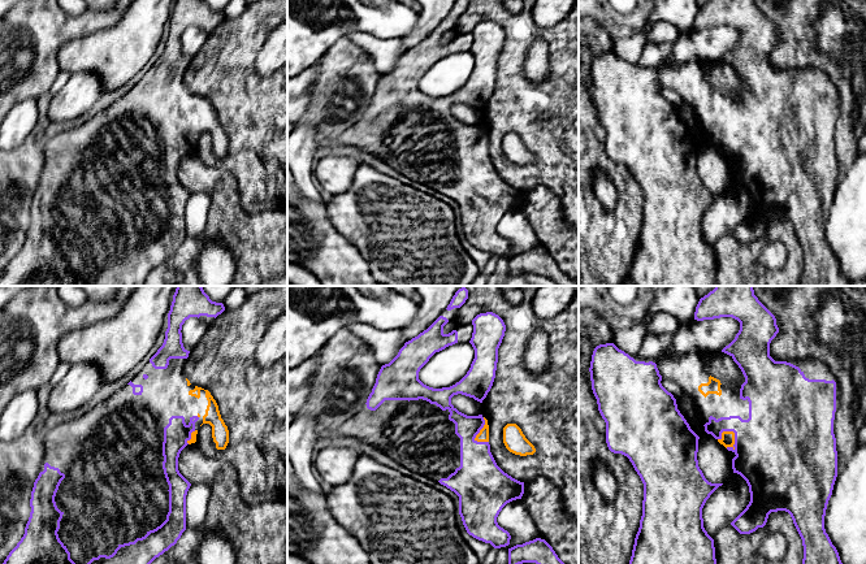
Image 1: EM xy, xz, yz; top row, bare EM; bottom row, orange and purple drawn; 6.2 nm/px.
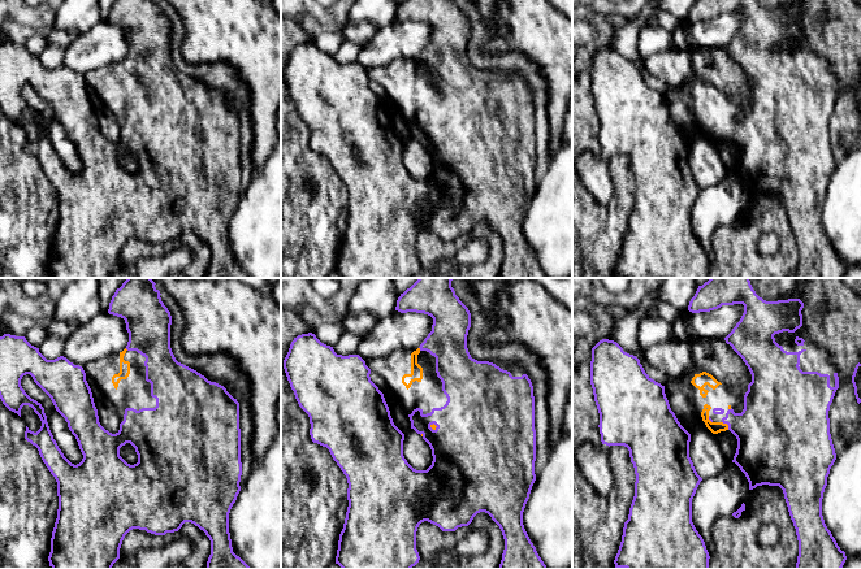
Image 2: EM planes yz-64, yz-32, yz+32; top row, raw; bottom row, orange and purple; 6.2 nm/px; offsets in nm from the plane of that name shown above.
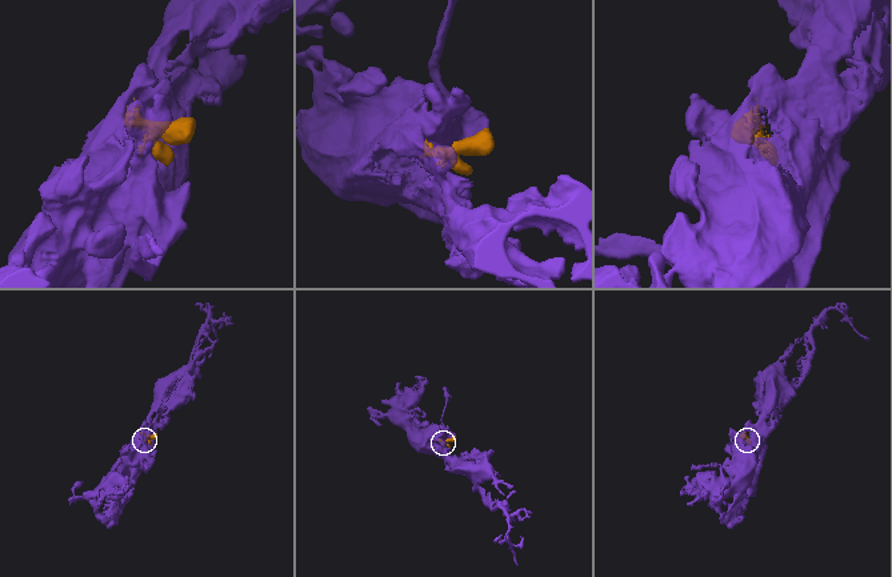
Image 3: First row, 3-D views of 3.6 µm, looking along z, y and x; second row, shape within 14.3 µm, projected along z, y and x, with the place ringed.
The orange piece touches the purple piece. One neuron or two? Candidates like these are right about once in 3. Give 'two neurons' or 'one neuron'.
one neuron

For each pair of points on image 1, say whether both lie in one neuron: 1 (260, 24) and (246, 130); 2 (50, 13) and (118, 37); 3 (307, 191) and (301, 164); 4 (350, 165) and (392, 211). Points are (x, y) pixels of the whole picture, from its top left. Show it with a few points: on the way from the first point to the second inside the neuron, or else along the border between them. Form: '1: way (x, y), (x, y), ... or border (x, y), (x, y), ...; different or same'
1: way (245, 50), (246, 104); same
2: border (124, 13), (116, 24), (72, 39); different
3: way (306, 185), (303, 170); same
4: border (359, 165), (353, 183), (345, 191), (336, 195); different

